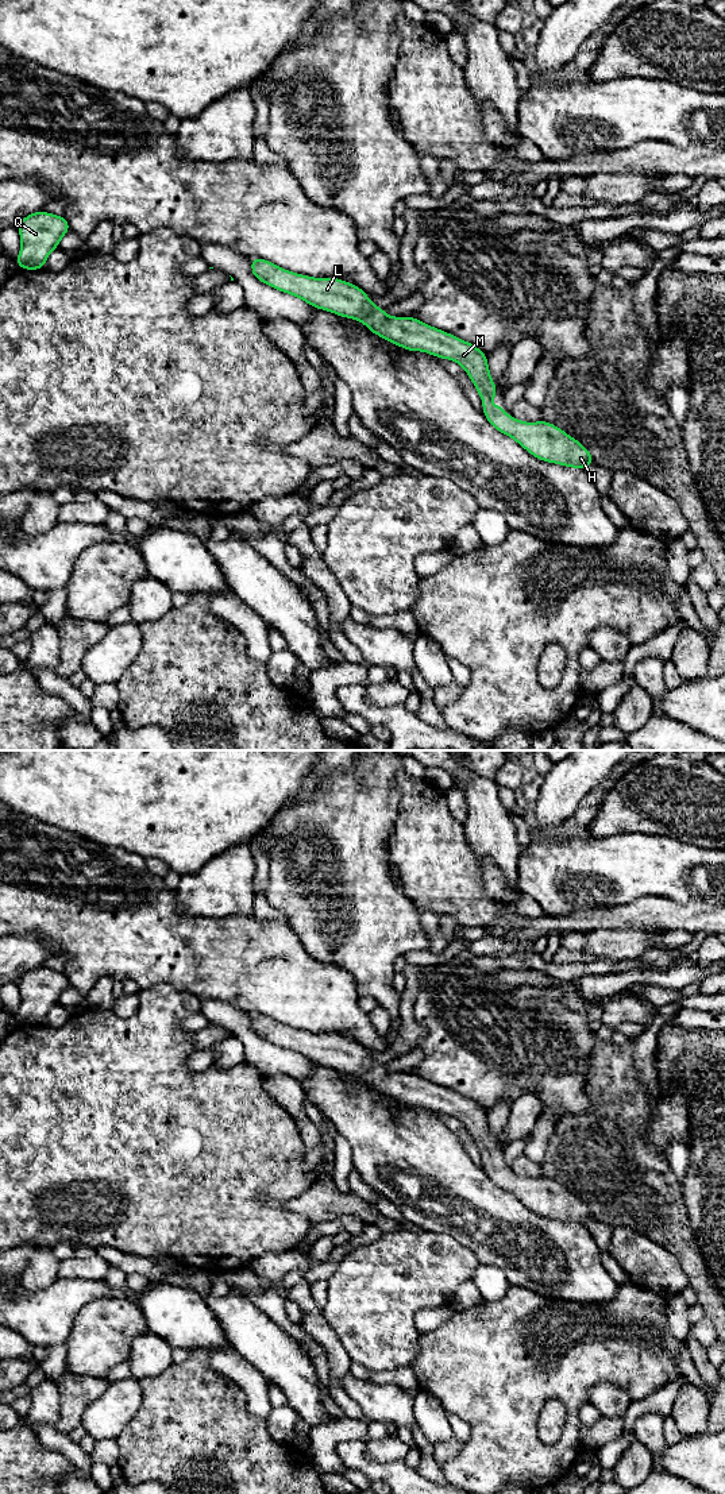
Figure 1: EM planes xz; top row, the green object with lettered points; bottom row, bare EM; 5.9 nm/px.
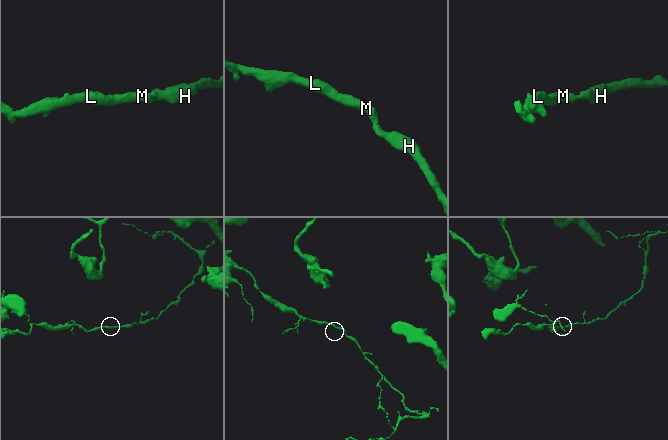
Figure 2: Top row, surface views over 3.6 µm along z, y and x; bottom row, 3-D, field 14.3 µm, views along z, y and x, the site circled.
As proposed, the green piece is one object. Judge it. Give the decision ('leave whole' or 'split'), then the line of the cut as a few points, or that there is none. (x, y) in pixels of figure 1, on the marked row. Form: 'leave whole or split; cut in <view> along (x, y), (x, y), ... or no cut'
leave whole; no cut

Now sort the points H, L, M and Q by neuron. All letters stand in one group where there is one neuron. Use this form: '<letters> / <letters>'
H L M Q

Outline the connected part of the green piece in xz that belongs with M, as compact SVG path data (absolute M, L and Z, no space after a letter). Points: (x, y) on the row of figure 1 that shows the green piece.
M251 258L251 273L261 282L304 300L312 308L363 323L369 331L408 351L423 351L456 362L463 367L482 398L483 416L501 433L516 440L535 458L585 470L595 464L590 451L578 440L547 421L524 422L506 416L502 406L490 406L497 387L487 367L487 355L474 344L433 328L412 316L389 317L354 283L339 278L312 278L277 265Z

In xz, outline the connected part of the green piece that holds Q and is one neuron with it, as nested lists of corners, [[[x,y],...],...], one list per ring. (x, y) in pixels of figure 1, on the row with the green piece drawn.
[[[49,212],[30,213],[16,228],[22,238],[16,263],[19,269],[27,270],[43,269],[50,252],[58,248],[62,236],[70,231],[65,217]]]

